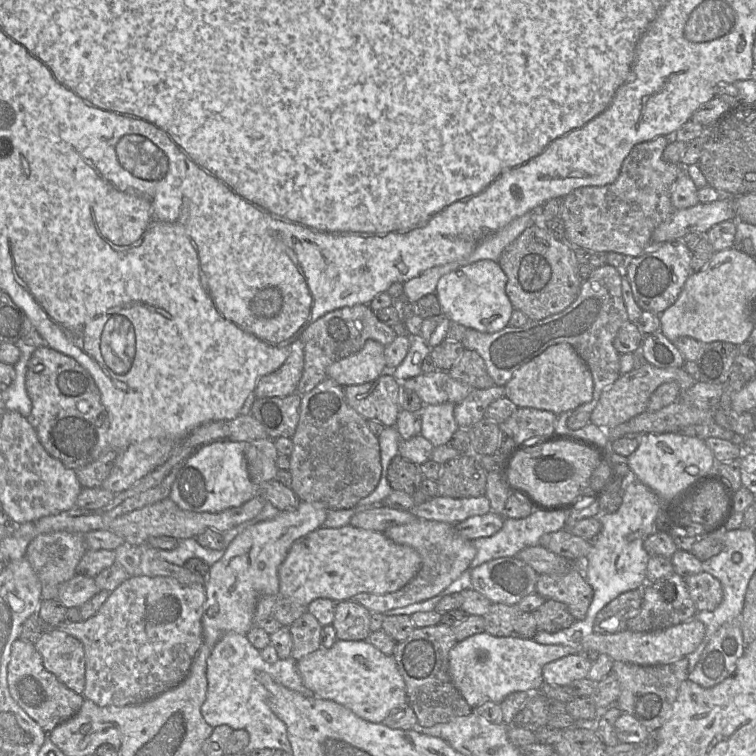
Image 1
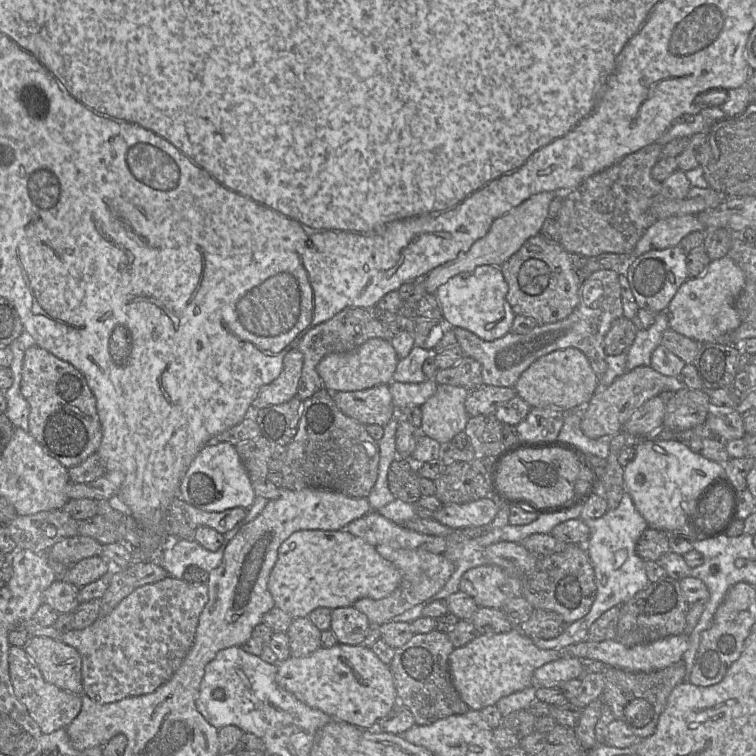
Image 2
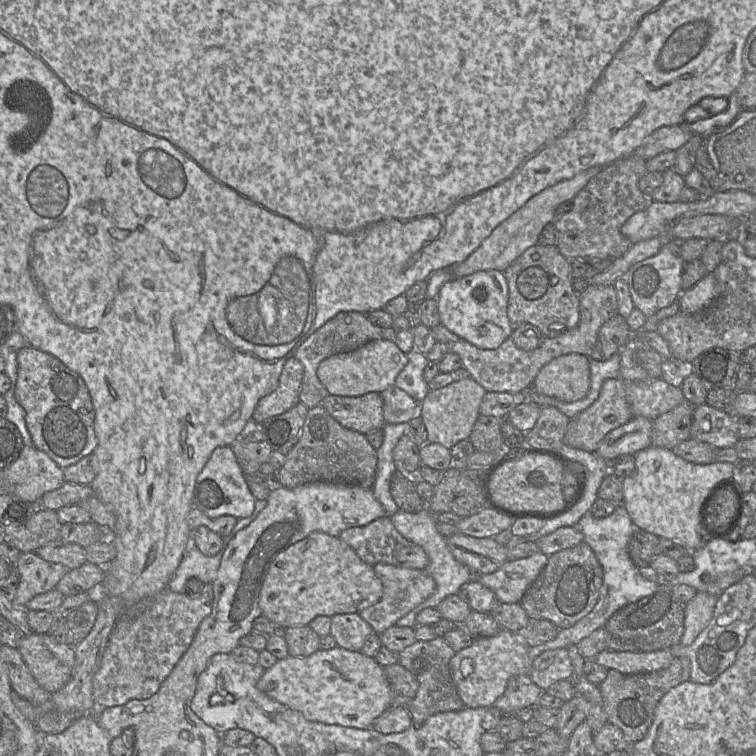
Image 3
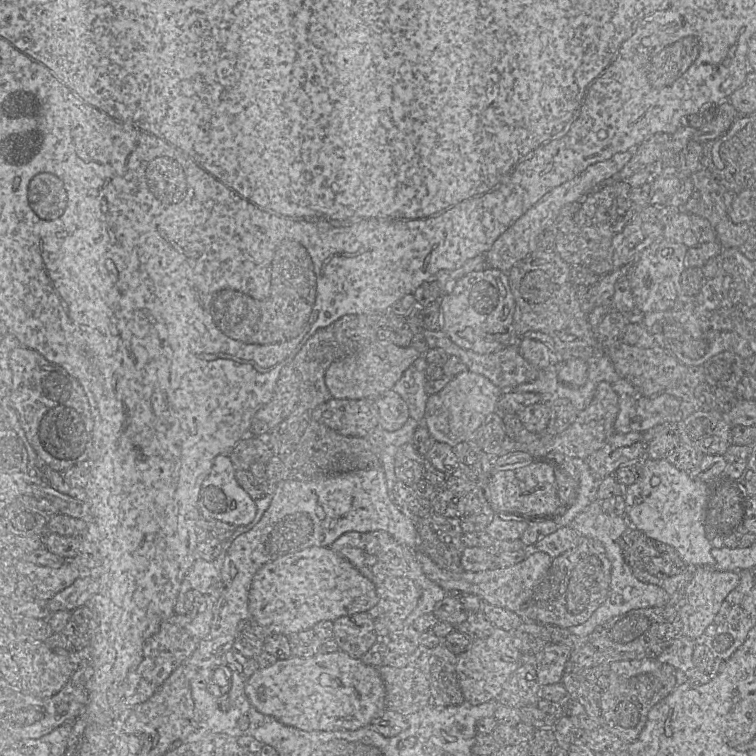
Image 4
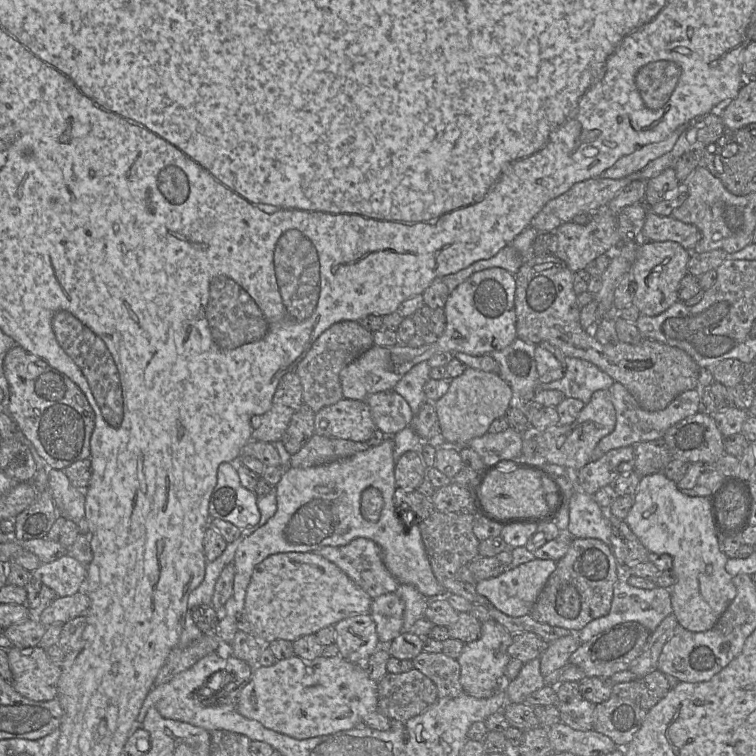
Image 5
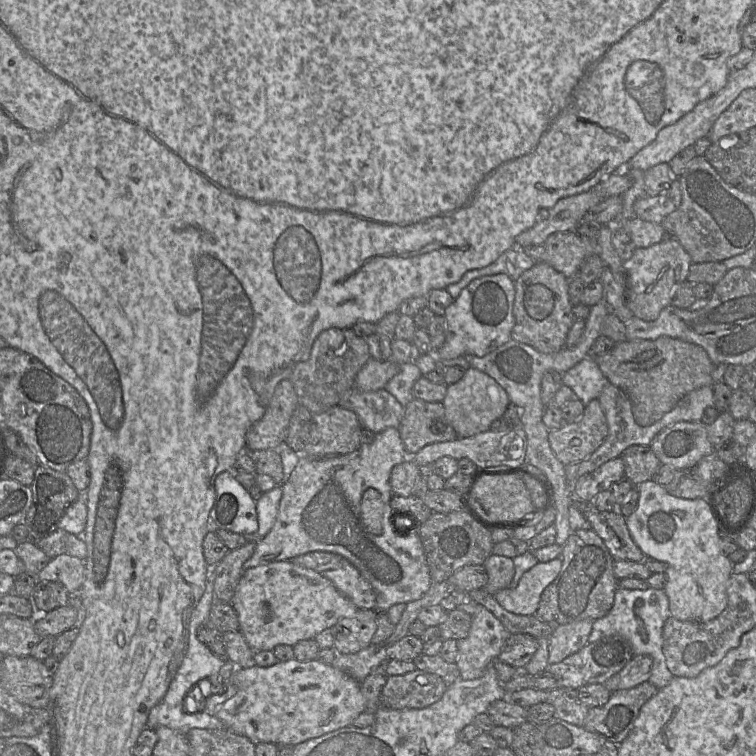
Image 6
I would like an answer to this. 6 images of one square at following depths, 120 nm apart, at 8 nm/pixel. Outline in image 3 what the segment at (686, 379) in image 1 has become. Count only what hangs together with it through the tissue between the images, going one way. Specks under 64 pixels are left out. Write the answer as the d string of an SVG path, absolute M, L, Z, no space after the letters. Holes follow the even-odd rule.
M620 377L609 378L604 381L594 403L570 420L564 436L564 443L572 448L595 452L608 433L627 423L632 417L626 399L626 383Z

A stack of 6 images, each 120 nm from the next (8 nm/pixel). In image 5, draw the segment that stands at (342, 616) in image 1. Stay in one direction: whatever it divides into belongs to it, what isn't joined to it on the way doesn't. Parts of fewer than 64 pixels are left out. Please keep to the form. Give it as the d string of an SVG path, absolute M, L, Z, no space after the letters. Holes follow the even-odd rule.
M370 612L345 618L334 626L340 656L350 662L363 663L381 646Z

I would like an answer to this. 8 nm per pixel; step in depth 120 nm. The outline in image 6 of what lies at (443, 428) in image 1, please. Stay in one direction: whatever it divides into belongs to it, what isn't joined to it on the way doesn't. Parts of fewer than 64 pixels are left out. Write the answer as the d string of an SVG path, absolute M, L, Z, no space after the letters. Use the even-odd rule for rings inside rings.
M469 367L456 383L448 385L442 404L457 439L467 438L490 430L492 422L503 417L510 400L506 391L489 375Z

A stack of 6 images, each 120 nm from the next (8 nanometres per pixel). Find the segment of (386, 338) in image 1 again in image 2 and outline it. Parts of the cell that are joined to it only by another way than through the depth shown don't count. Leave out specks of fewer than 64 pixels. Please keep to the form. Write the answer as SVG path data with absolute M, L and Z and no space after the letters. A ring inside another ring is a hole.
M345 308L331 319L310 329L300 339L297 346L303 354L303 368L297 397L304 401L324 388L317 372L317 365L325 356L349 352L372 338L382 338L388 341L392 339L385 326L373 316L372 309Z

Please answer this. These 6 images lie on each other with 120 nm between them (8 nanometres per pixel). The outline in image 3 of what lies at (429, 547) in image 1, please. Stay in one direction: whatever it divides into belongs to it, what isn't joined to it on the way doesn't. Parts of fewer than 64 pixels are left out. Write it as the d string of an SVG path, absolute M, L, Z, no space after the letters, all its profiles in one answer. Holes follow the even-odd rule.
M378 563L373 567L382 583L383 595L376 604L362 610L359 614L369 623L374 632L381 634L428 599L436 591L436 582L425 569L402 568L384 563Z

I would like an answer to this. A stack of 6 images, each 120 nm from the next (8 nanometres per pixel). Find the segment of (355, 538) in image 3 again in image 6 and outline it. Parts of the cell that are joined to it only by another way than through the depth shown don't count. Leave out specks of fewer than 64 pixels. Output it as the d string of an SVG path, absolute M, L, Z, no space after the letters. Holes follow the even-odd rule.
M312 551L290 561L329 579L358 609L376 608L376 593L373 587L343 556L333 552Z

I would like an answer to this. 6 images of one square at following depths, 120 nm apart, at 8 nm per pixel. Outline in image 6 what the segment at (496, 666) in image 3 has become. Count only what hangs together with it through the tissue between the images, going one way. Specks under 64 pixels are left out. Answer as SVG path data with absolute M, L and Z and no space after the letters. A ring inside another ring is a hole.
M480 604L471 617L467 637L457 640L456 664L463 680L480 678L487 666L498 659L510 635L503 624Z

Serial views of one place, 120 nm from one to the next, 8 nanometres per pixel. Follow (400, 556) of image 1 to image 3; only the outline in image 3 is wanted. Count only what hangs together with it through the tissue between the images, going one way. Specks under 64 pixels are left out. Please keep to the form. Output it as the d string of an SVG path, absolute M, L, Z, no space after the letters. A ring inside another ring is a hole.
M316 531L289 546L275 558L261 587L259 607L262 615L276 623L282 632L289 627L309 625L317 616L332 617L336 614L359 613L376 604L382 595L383 586L373 566L361 560L339 537Z

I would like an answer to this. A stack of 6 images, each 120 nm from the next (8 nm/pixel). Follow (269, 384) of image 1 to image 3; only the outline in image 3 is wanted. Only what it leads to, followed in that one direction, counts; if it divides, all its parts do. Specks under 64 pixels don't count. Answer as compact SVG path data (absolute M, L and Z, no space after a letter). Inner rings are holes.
M295 356L289 358L283 366L277 388L259 400L252 415L252 421L255 424L261 424L299 403L303 374L303 364Z

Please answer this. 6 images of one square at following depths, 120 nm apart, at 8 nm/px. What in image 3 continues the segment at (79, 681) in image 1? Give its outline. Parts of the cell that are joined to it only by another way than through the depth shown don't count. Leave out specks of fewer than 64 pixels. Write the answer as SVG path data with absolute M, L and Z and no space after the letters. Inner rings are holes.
M31 633L17 649L36 682L47 692L55 693L71 678L75 647L59 643L49 634Z

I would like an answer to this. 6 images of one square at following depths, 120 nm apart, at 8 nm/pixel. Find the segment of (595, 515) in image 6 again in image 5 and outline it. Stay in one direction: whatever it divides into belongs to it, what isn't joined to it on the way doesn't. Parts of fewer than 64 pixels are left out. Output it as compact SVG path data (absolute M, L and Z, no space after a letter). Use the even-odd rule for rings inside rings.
M608 513L610 522L610 547L619 566L647 562L649 551L633 533L625 520Z

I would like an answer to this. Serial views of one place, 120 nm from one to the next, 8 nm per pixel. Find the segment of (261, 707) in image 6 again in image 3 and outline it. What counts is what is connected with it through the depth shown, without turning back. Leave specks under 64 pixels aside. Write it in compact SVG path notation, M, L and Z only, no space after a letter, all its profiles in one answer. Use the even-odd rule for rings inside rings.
M339 646L330 650L317 650L307 657L293 657L278 660L266 669L257 682L257 688L268 697L285 706L301 712L309 721L368 729L375 720L391 706L391 690L381 666L373 657L360 651L350 651Z

